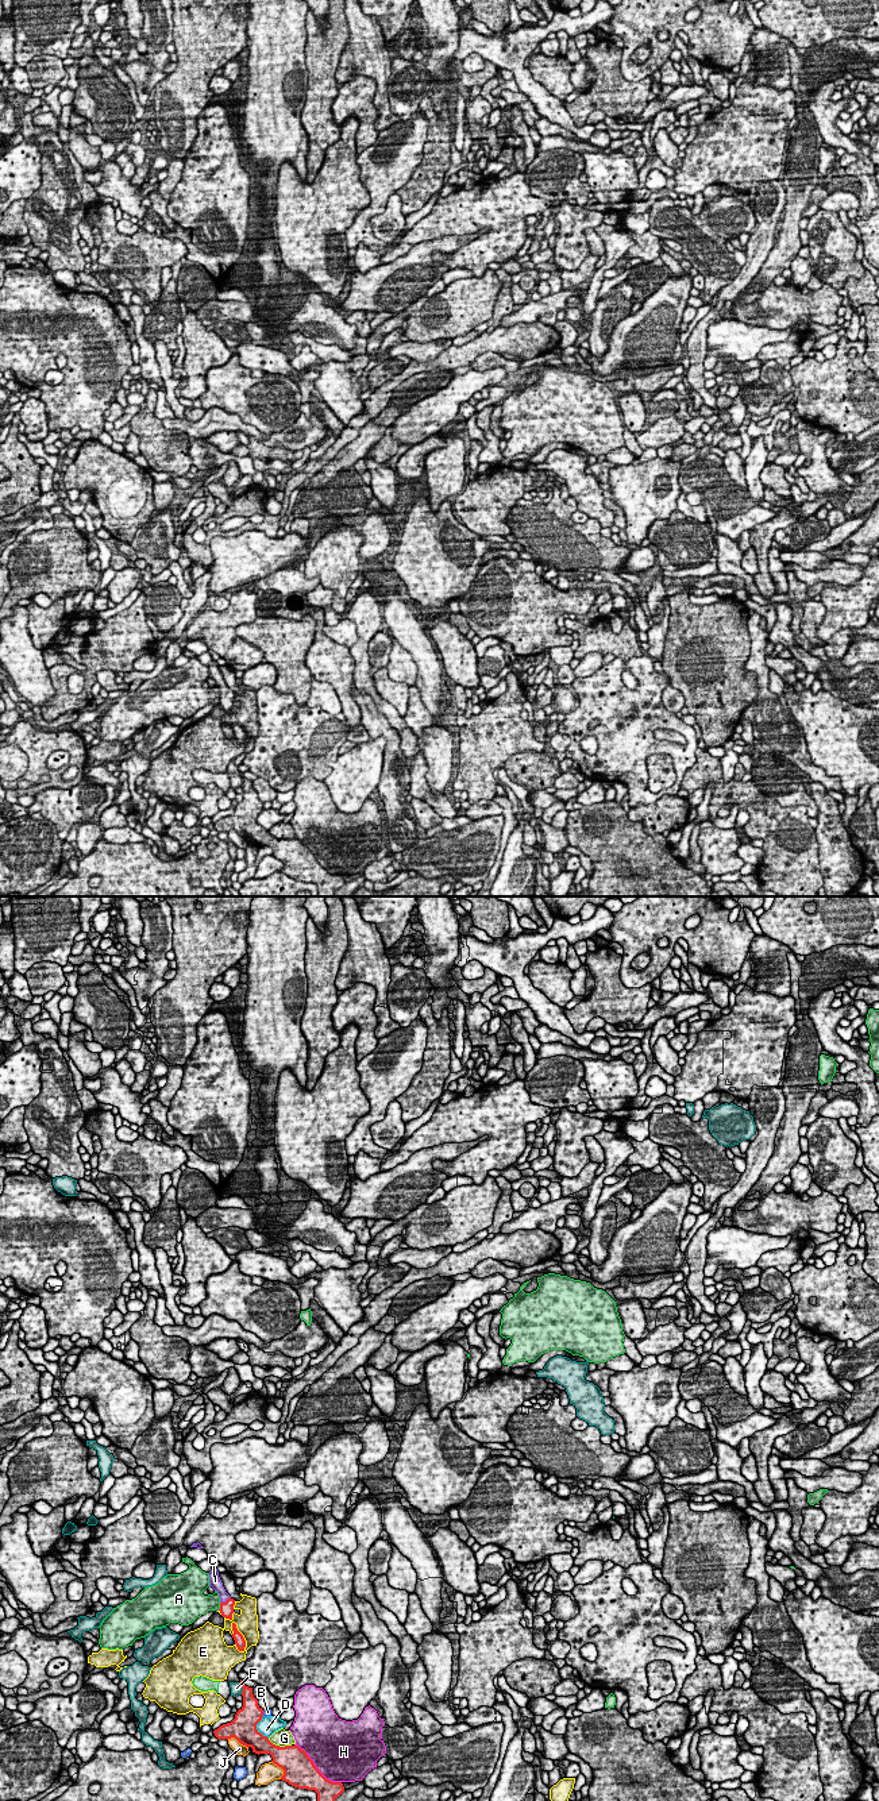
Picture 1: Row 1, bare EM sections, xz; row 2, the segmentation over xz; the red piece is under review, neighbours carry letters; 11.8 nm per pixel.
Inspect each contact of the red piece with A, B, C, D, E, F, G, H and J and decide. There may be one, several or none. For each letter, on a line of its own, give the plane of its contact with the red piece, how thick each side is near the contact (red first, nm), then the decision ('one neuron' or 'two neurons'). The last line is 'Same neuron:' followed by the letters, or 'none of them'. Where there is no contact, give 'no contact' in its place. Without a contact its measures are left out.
A: xz | 160/240 nm | two neurons
B: xz | 280/100 nm | two neurons
C: xz | 160/140 nm | one neuron
D: xz | 320/220 nm | two neurons
E: xz | 130/260 nm | two neurons
F: xz | 190/130 nm | two neurons
G: xz | 340/200 nm | two neurons
H: xz | 380/500 nm | two neurons
J: xz | 320/130 nm | two neurons
Same neuron: C

